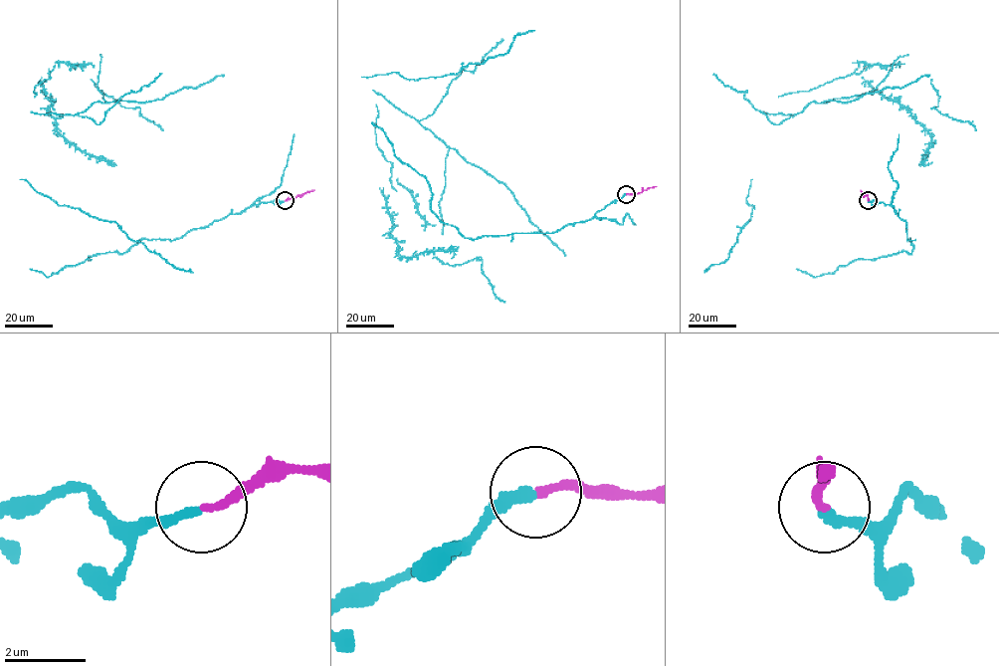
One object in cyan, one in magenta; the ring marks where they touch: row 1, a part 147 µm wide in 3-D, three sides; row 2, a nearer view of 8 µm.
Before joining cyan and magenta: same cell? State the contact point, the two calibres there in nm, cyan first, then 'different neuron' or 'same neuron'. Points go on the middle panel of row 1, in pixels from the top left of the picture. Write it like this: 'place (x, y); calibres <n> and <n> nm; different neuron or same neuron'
place (626, 194); calibres 260 and 200 nm; same neuron

